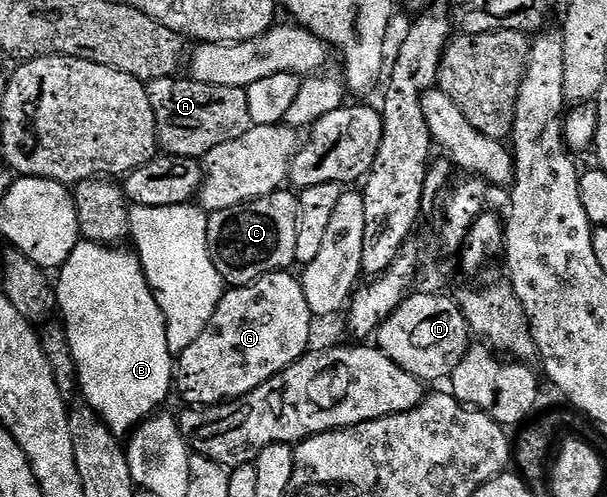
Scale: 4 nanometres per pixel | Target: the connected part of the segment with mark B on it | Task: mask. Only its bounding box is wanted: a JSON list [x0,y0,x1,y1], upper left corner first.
[55,241,175,433]

